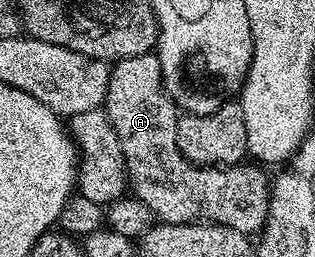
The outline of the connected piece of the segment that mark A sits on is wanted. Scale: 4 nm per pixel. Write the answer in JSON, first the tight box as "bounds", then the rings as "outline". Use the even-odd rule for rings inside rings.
{"bounds":[104,52,271,233],"outline":[[[145,52],[124,58],[109,69],[109,74],[104,111],[116,130],[133,195],[163,224],[209,222],[237,232],[260,233],[269,212],[271,181],[266,180],[261,167],[250,162],[219,170],[195,166],[187,159],[178,149],[180,112],[166,94],[157,55]]]}

